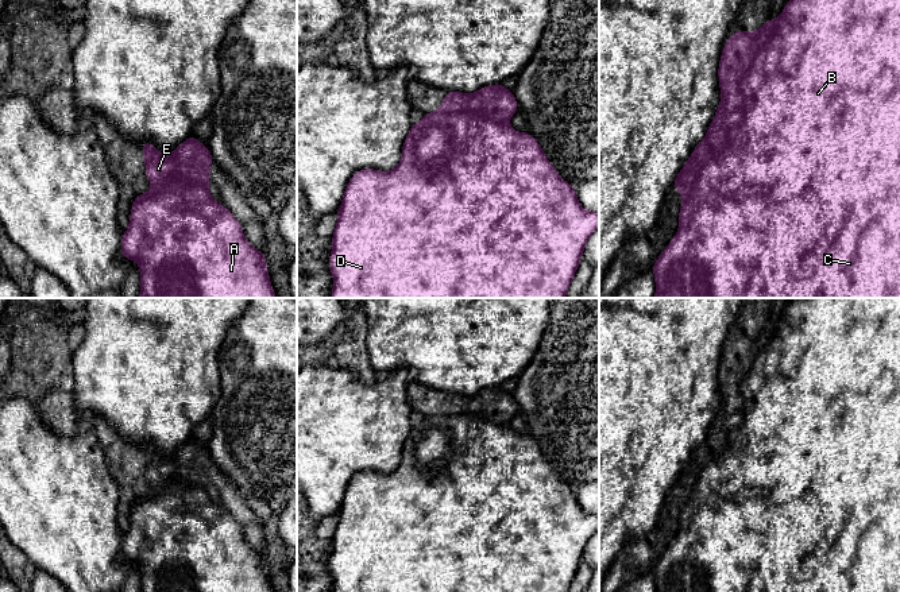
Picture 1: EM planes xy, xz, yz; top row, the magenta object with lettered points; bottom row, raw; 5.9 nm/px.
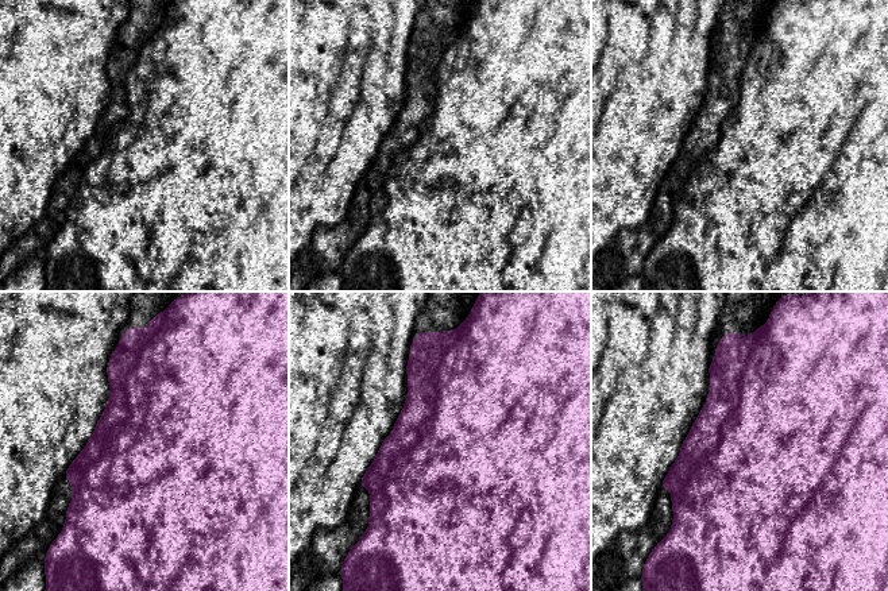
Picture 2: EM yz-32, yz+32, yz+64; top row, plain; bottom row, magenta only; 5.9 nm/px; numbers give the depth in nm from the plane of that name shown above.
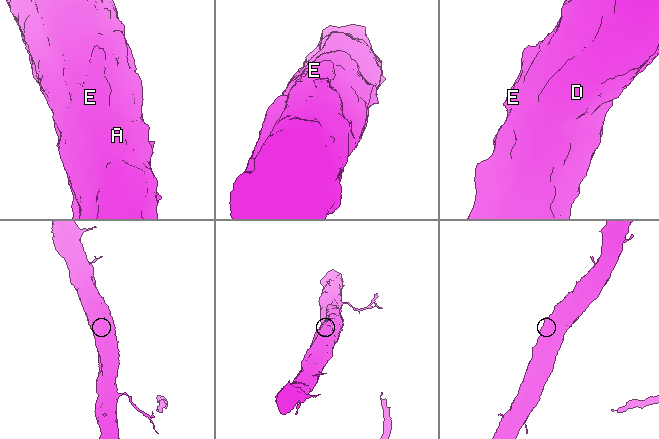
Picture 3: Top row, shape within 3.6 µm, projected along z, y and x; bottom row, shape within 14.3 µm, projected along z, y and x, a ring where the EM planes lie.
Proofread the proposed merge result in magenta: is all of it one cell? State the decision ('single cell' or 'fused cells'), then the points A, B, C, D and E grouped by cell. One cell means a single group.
fused cells; A B C D / E

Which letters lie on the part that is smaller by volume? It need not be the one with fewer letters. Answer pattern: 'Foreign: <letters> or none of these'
Foreign: E

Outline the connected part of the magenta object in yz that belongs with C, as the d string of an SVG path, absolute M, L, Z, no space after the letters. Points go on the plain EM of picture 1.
M796 298L787 302L779 322L777 334L758 355L741 387L742 423L726 434L723 446L696 450L700 473L692 495L681 504L677 535L652 568L656 592L900 592L900 298Z

